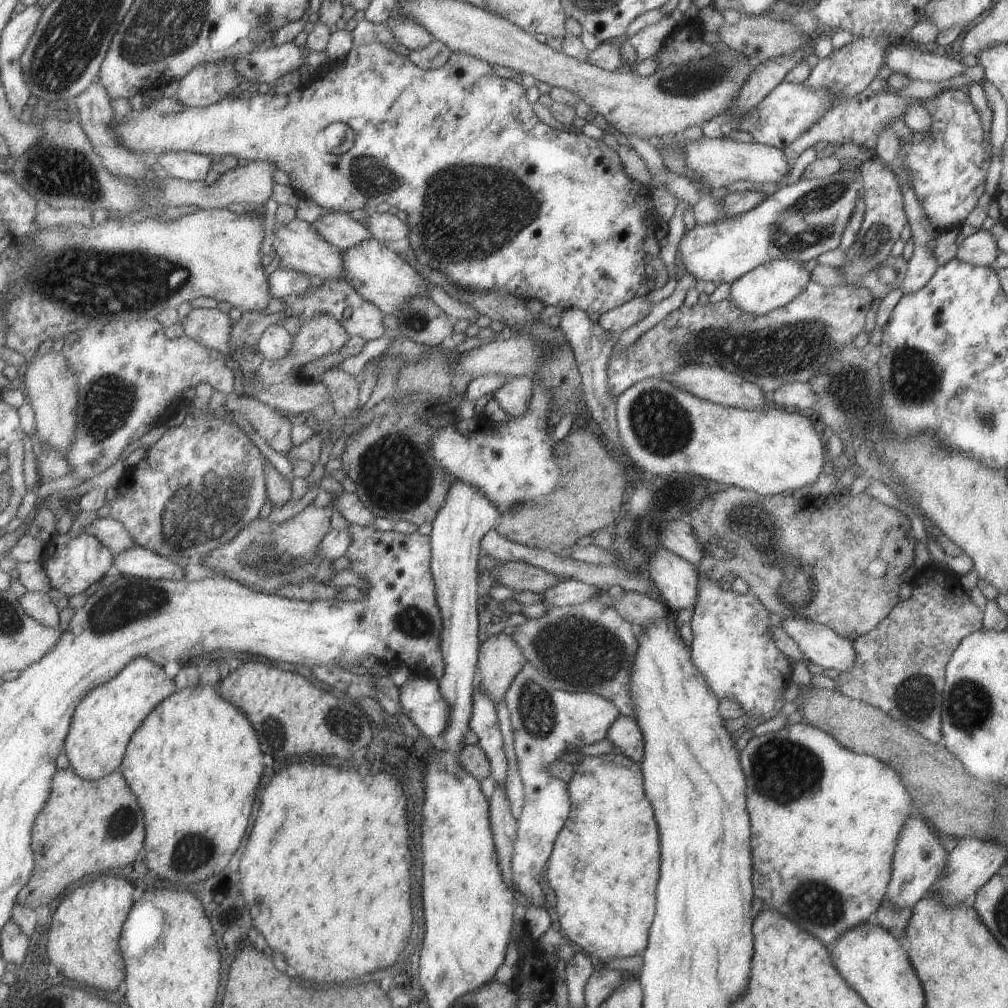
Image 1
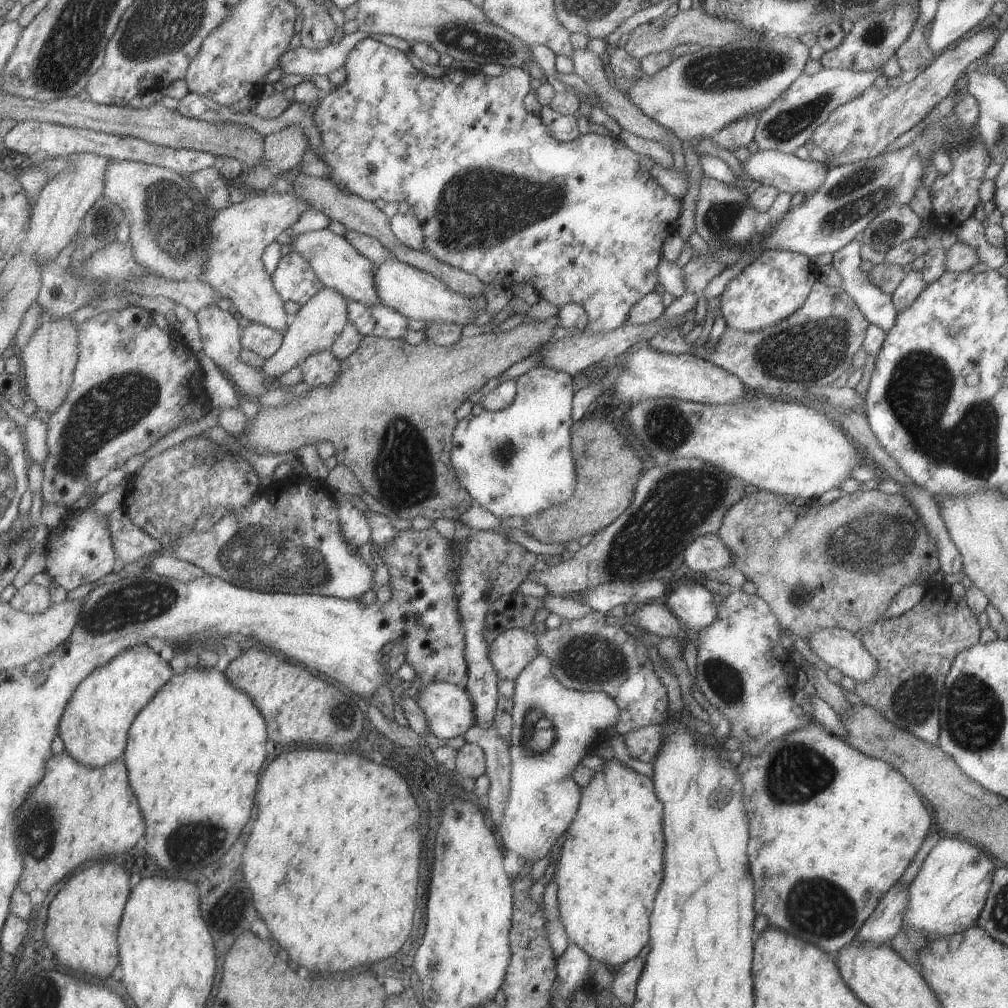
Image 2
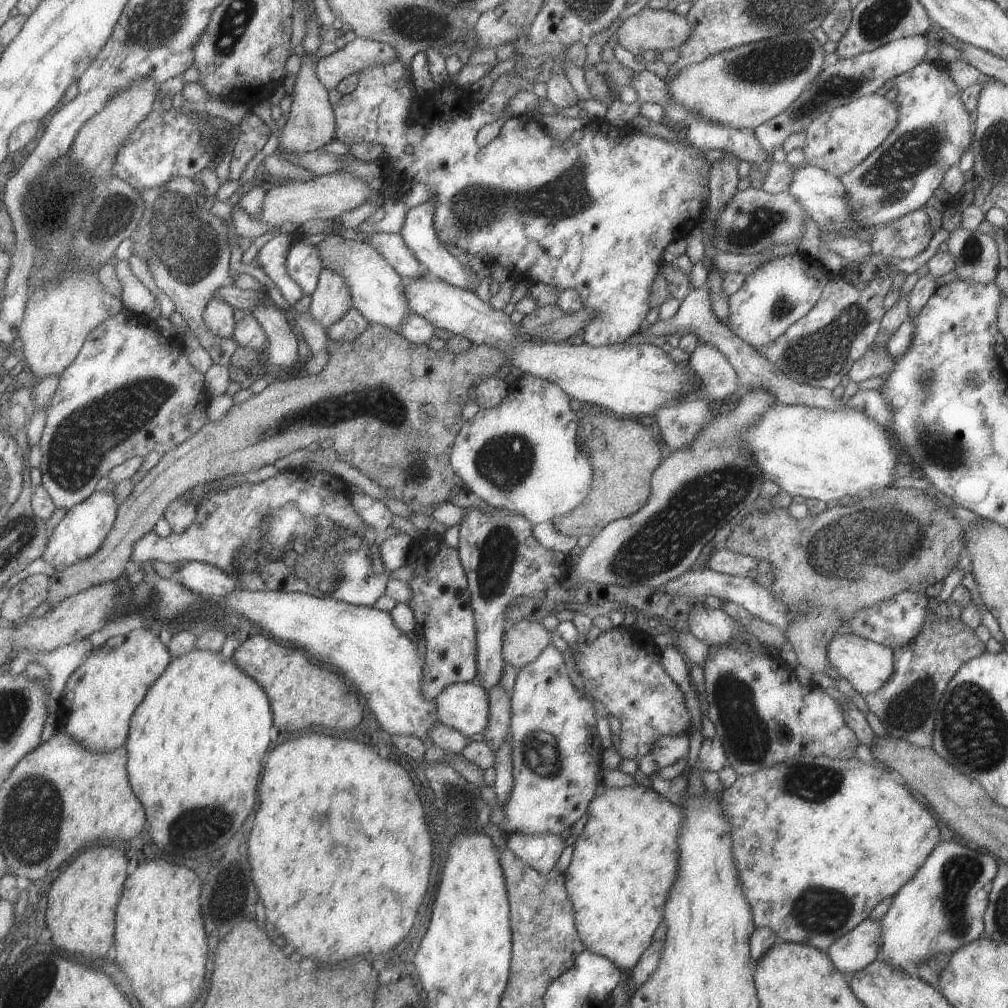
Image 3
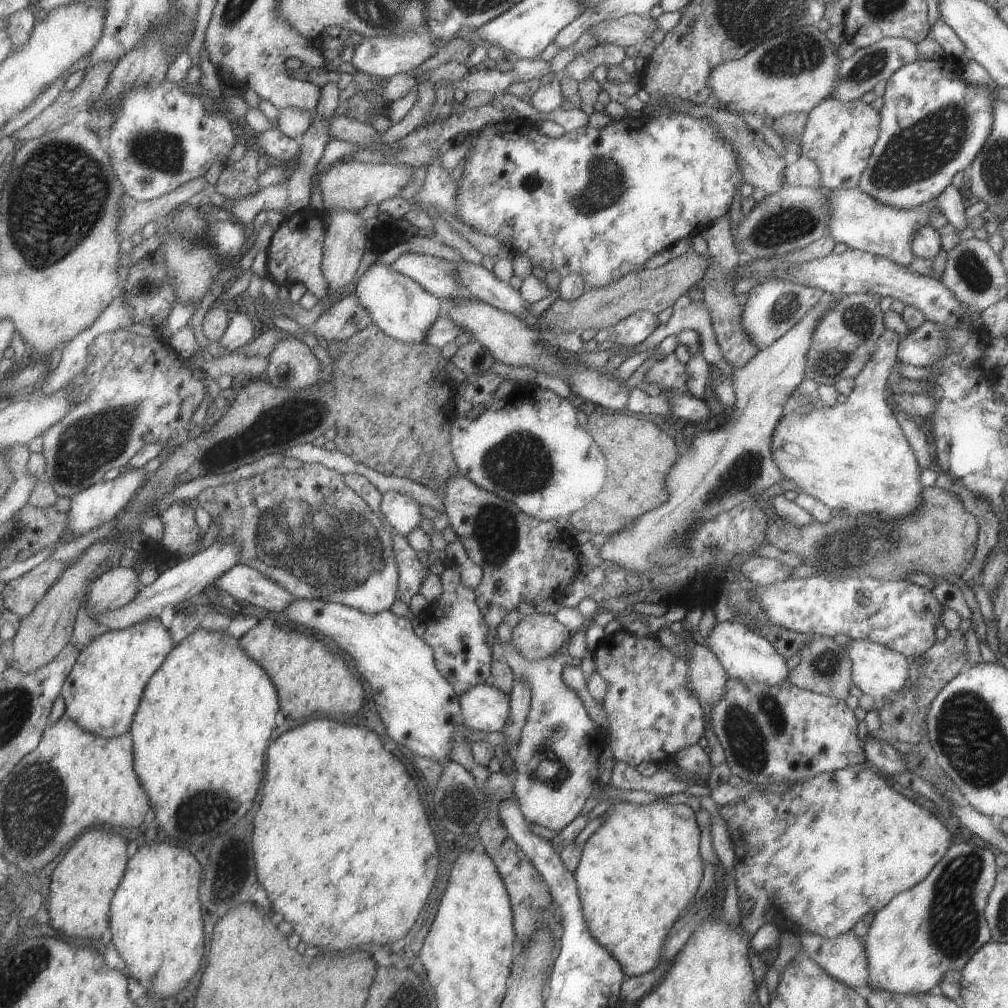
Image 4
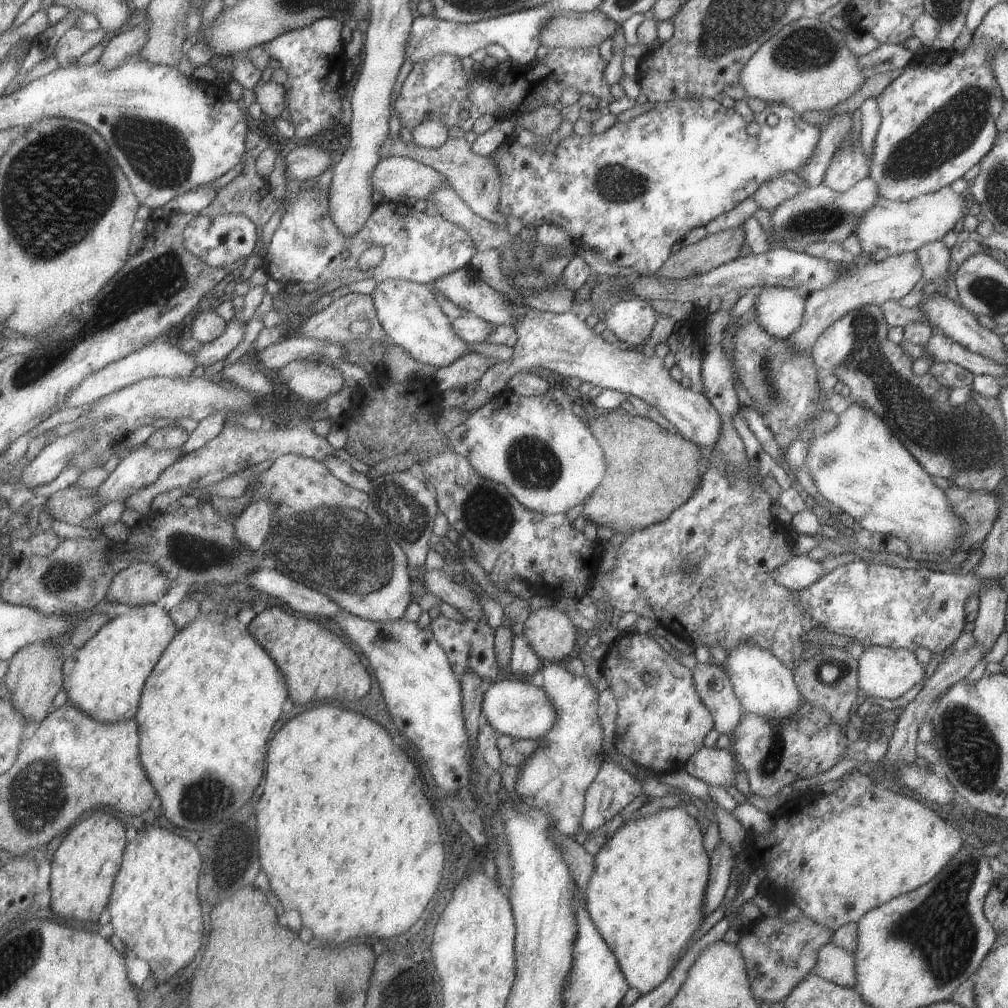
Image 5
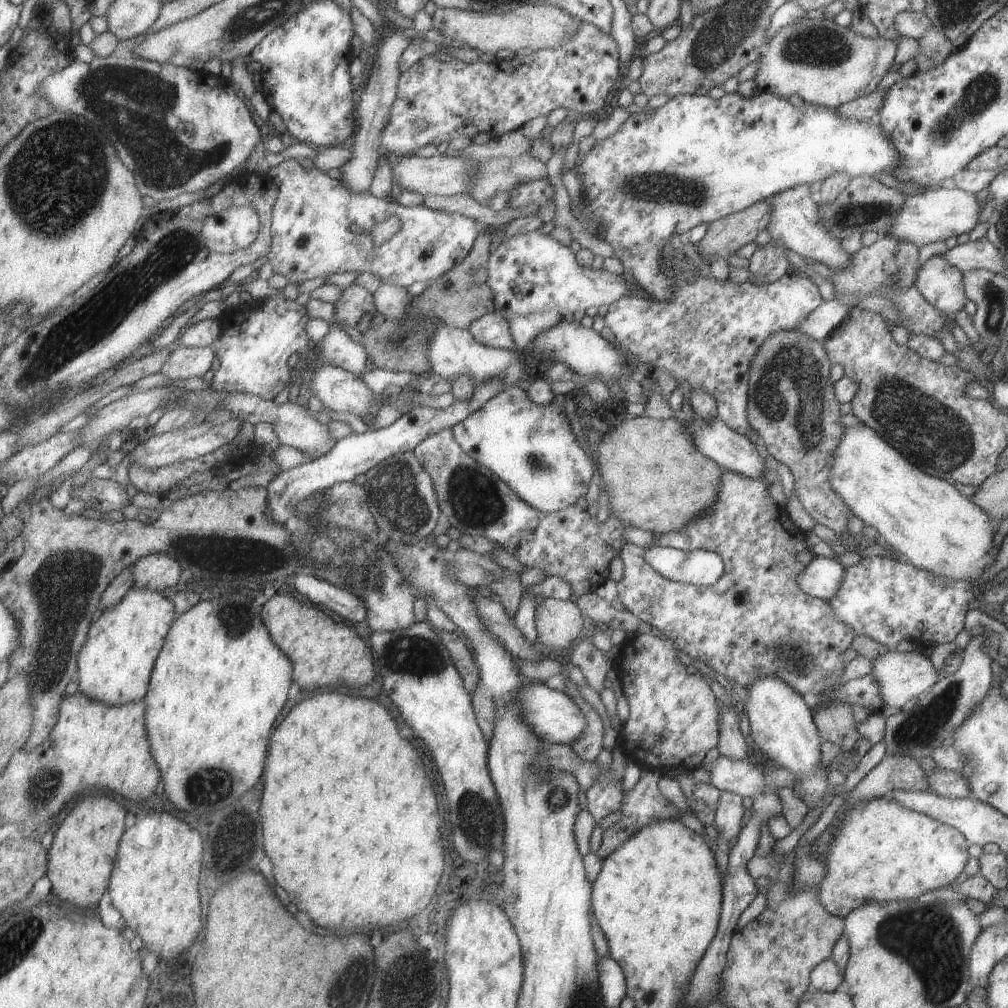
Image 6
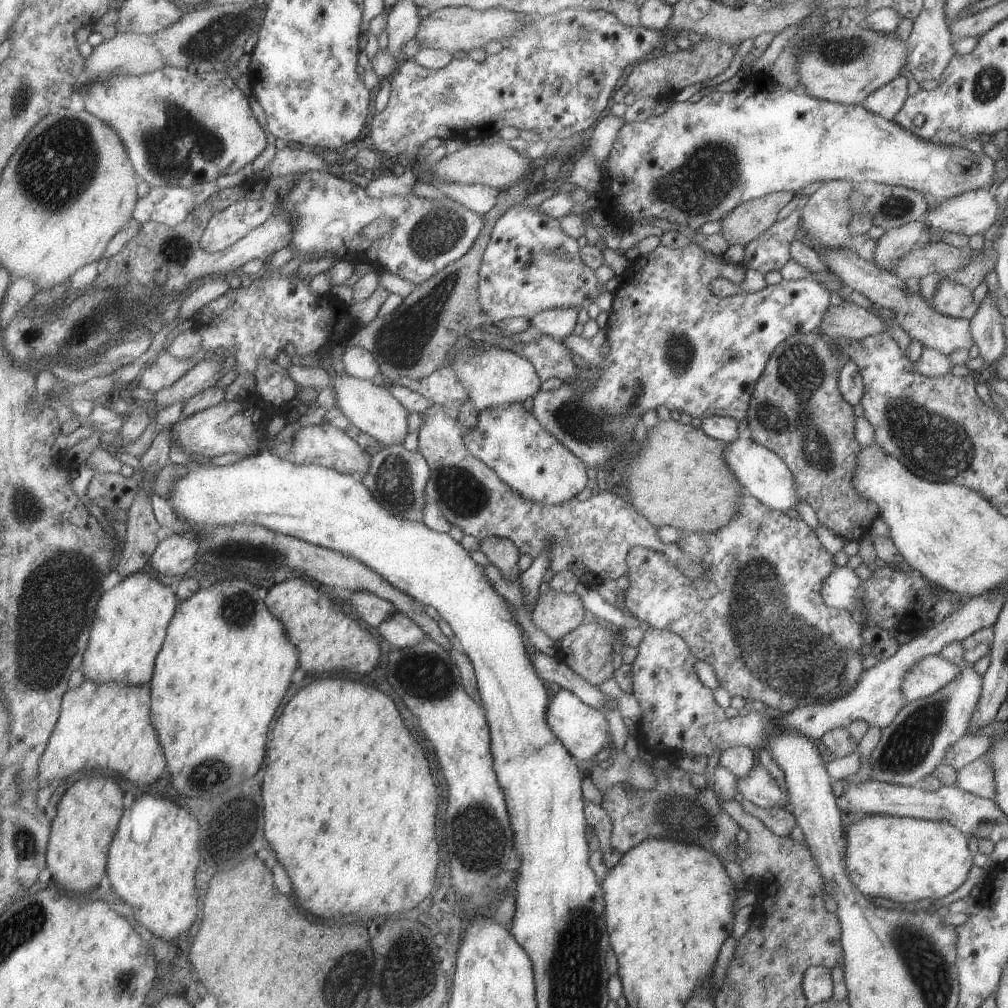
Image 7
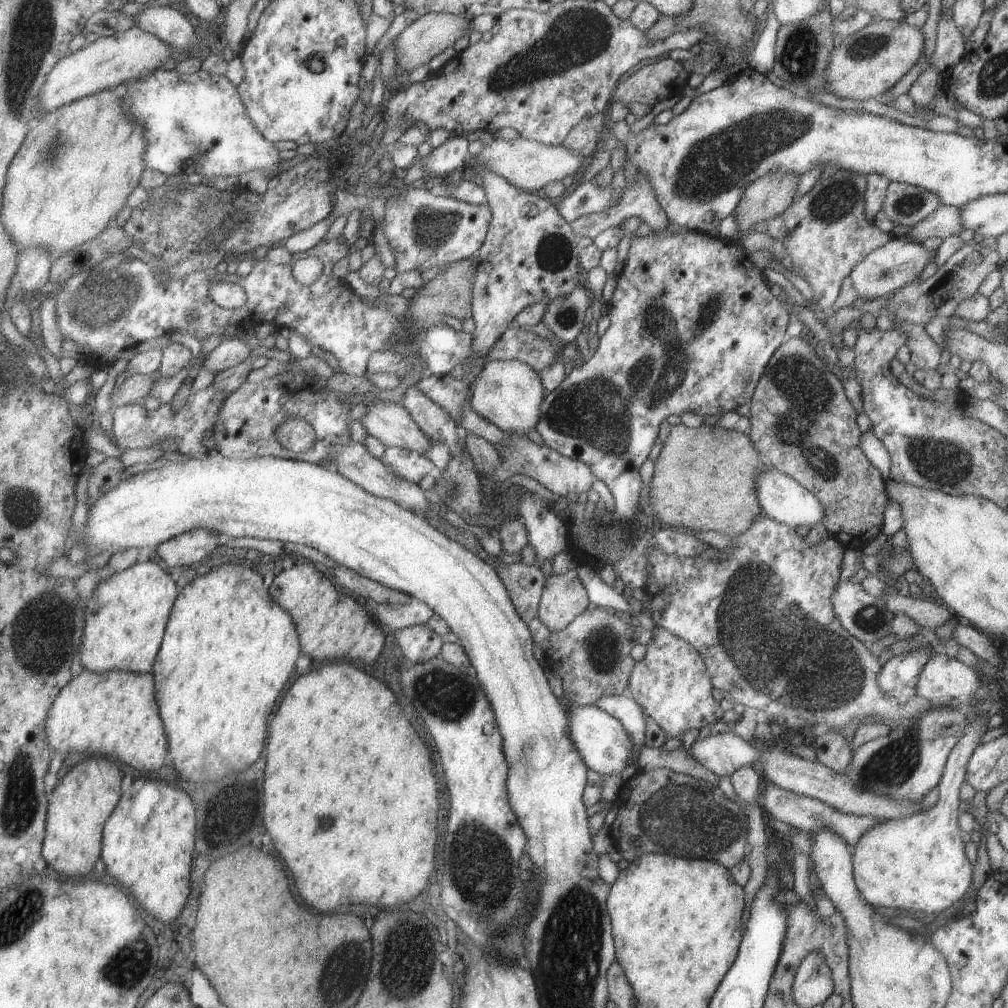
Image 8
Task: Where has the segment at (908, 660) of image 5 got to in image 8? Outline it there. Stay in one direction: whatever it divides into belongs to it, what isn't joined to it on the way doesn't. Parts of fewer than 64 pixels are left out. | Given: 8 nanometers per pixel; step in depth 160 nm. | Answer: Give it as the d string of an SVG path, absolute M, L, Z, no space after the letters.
M933 654L923 665L918 679L916 680L915 692L919 698L937 704L948 699L967 698L980 685L975 670L967 667L958 659L947 655Z

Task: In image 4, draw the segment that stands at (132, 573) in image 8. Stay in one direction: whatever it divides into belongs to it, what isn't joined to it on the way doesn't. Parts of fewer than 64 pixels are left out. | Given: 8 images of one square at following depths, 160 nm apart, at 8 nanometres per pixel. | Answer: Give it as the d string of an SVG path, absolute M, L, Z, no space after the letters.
M149 619L122 630L109 630L95 637L80 652L63 685L65 716L87 732L106 739L127 735L149 681L164 666L175 647L170 629L165 630L159 619Z

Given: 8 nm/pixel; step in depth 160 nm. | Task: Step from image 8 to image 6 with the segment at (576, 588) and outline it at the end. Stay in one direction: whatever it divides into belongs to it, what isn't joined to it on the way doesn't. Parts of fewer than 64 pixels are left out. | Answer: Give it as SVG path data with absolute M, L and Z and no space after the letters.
M544 598L535 608L538 647L545 655L561 654L578 640L583 628L581 610L575 601Z

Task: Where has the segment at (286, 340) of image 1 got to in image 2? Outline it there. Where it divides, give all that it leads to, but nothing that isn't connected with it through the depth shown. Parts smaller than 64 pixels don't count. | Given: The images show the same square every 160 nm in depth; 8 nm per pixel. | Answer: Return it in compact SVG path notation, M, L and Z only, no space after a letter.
M249 323L242 330L242 348L245 347L266 359L280 347L284 335L283 331L257 323Z

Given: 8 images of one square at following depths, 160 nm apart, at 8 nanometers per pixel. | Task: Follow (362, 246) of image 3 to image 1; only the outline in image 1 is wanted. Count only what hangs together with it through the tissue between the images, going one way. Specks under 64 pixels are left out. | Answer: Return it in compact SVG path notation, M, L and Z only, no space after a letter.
M296 217L286 223L275 222L272 233L274 238L272 238L271 246L279 258L279 267L285 267L308 276L319 276L323 281L345 278L345 270L342 268L338 248L321 240L321 237L310 227L308 222Z

